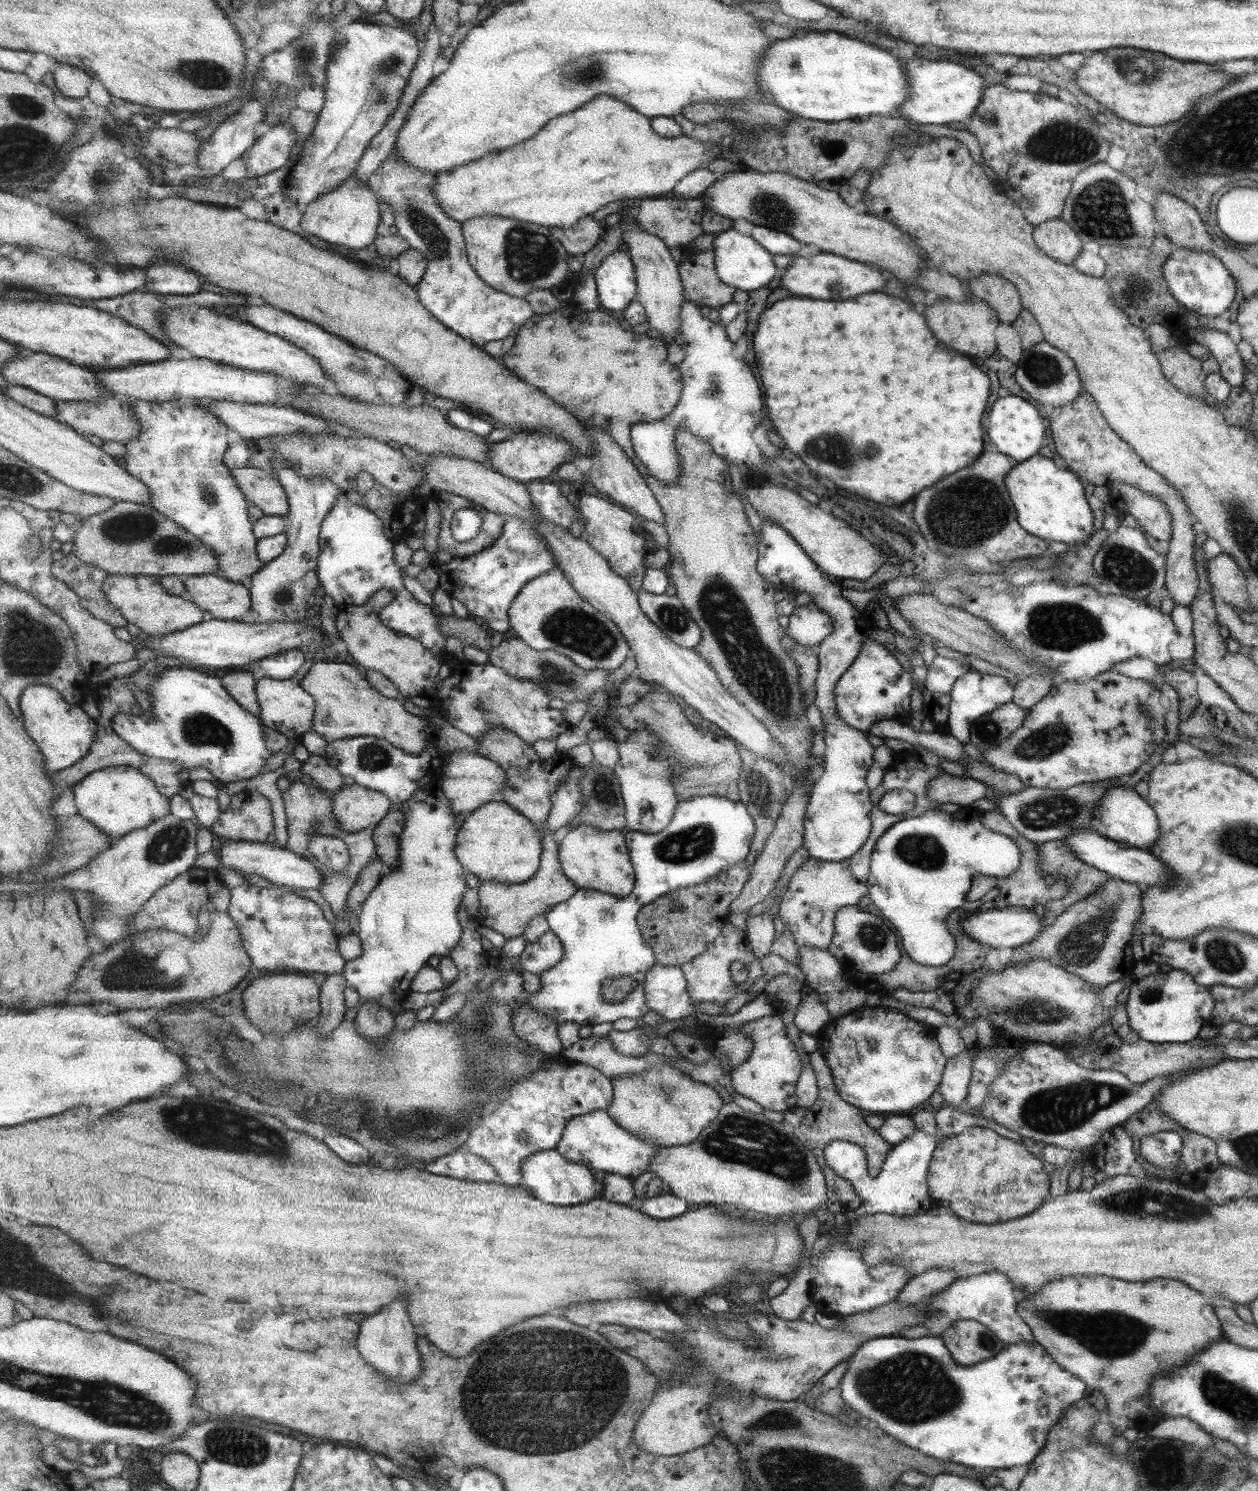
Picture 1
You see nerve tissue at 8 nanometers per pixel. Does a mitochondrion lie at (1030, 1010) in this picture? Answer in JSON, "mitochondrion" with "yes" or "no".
{"mitochondrion":"yes"}

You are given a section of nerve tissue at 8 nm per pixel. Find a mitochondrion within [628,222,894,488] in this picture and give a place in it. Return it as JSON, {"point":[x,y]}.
{"point":[827,448]}

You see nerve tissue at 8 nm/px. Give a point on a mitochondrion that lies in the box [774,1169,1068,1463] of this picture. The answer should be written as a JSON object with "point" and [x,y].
{"point":[912,1388]}

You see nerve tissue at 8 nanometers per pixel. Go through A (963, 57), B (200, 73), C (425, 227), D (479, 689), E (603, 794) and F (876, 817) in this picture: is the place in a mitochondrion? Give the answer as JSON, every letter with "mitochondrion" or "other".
{"A":"other","B":"mitochondrion","C":"mitochondrion","D":"other","E":"mitochondrion","F":"other"}

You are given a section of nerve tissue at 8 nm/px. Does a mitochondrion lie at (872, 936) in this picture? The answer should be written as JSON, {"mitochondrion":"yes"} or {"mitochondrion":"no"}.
{"mitochondrion":"yes"}

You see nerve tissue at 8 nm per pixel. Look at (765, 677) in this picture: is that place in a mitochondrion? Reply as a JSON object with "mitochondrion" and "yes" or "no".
{"mitochondrion":"yes"}

